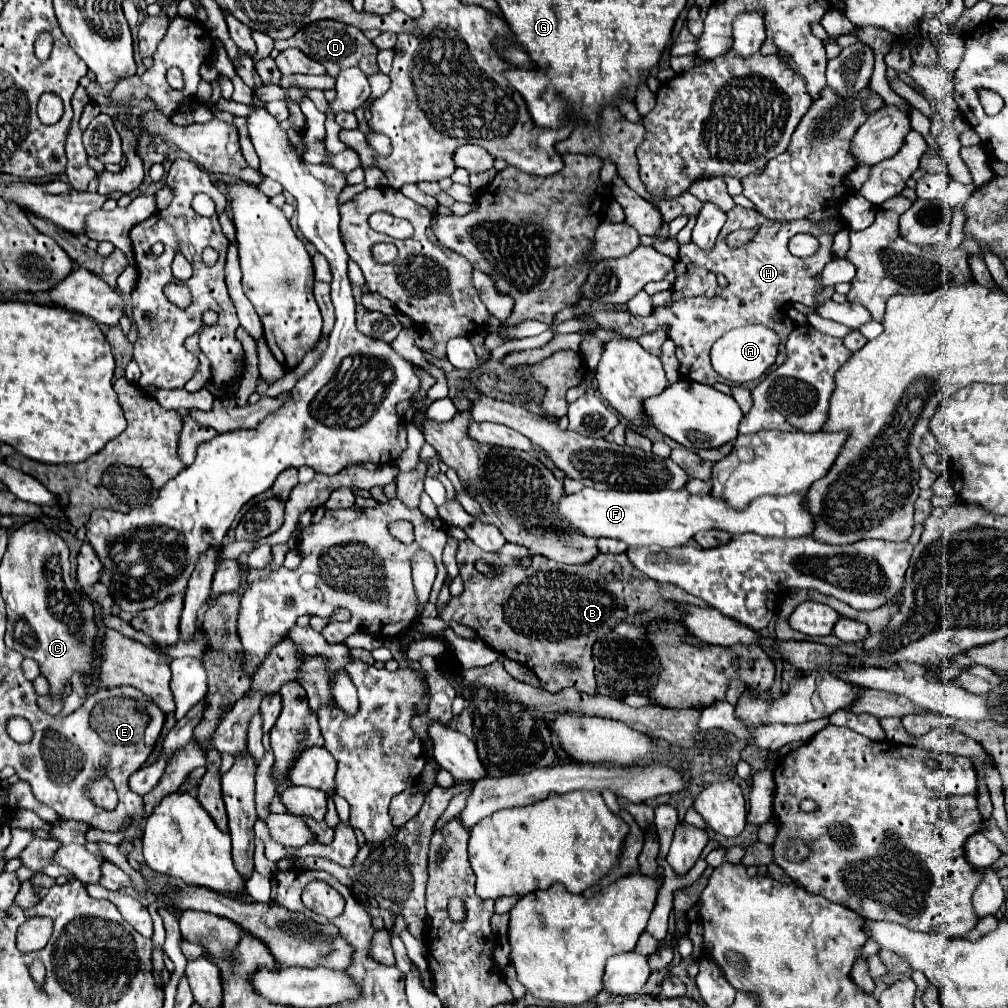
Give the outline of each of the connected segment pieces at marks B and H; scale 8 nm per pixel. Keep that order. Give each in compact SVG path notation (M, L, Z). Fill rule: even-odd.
M469 539L461 541L459 549L457 549L457 565L461 571L465 591L459 597L451 597L447 601L447 605L443 605L439 609L439 619L443 619L445 623L455 621L455 623L463 623L463 625L477 629L491 649L525 665L527 669L531 669L539 677L541 687L545 687L547 691L575 687L585 693L597 693L597 683L595 683L595 675L593 675L595 663L593 663L591 649L593 649L595 641L599 639L599 635L611 633L617 627L617 623L633 623L635 617L637 617L637 625L647 625L653 619L675 621L679 615L679 609L675 607L675 603L707 607L705 603L701 603L701 599L687 595L683 589L679 589L675 585L655 583L653 579L647 579L647 575L643 575L641 571L635 571L635 567L629 563L625 553L621 553L621 555L599 553L593 561L583 563L583 565L573 565L573 567L551 561L543 555L531 555L531 559L533 559L531 567L519 567L513 563L513 559L521 557L521 555L529 555L529 549L517 547L513 543L505 543L501 551L487 553L487 551L479 549ZM477 561L489 563L493 567L495 575L487 577L487 575L479 573L475 569ZM561 663L577 663L577 671L573 671L573 673L561 671Z
M735 205L731 211L727 211L727 223L723 225L723 229L717 237L717 243L715 243L715 247L711 247L711 251L703 251L701 247L695 247L695 243L691 243L691 241L681 245L679 261L675 265L675 283L671 287L671 291L673 291L671 305L657 307L647 317L639 317L639 315L635 317L629 311L589 311L589 313L581 313L577 319L591 319L601 329L615 331L625 337L631 335L635 339L643 333L651 333L661 327L669 327L669 337L677 345L675 353L679 359L679 375L685 379L707 383L707 385L721 383L723 377L717 375L715 369L711 367L709 351L711 351L711 345L721 335L725 335L727 331L731 331L735 327L749 325L749 323L761 323L761 325L771 327L773 331L779 331L779 337L783 337L781 339L783 341L781 359L787 357L785 341L787 341L787 333L791 333L795 325L783 311L785 303L791 303L791 301L807 303L807 305L815 307L821 317L833 319L851 329L859 329L863 323L871 321L871 315L861 305L855 305L849 301L839 305L829 299L829 301L817 305L817 297L823 291L821 271L833 259L831 245L833 245L835 233L827 231L825 227L837 225L837 223L839 223L837 215L821 219L821 221L799 219L799 221L791 221L791 223L775 223L775 221L765 219L763 215L759 215L753 209ZM749 227L759 227L757 237L749 245L749 251L747 249L729 249L725 245L725 235L729 235L735 229L749 229ZM797 233L811 233L813 237L819 237L819 243L821 243L819 251L807 259L793 257L787 249L787 243ZM719 273L723 273L723 277L727 279L725 287L717 281Z

